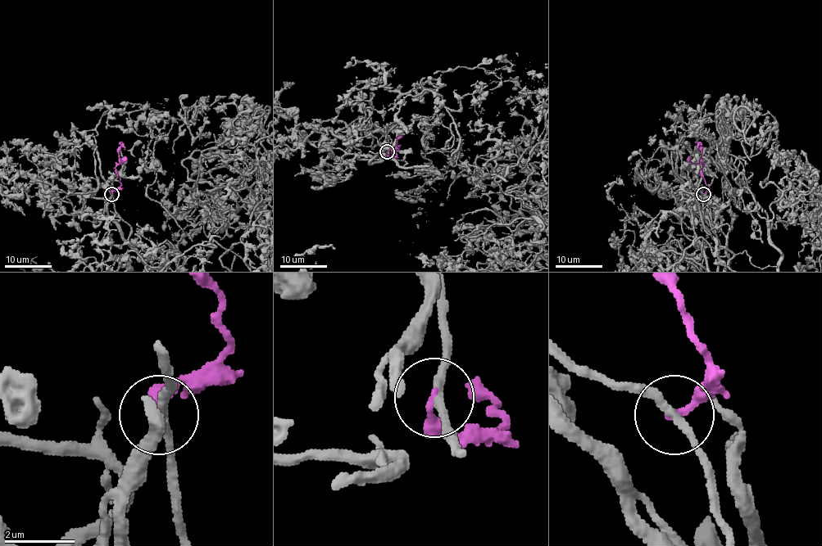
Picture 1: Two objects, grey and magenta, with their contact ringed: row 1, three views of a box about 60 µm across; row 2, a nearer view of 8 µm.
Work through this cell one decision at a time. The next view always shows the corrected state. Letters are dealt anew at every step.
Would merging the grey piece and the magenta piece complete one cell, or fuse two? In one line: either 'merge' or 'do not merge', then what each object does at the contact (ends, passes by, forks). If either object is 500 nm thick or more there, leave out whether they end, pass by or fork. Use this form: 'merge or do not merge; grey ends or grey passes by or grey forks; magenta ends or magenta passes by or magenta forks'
do not merge; grey passes by; magenta ends

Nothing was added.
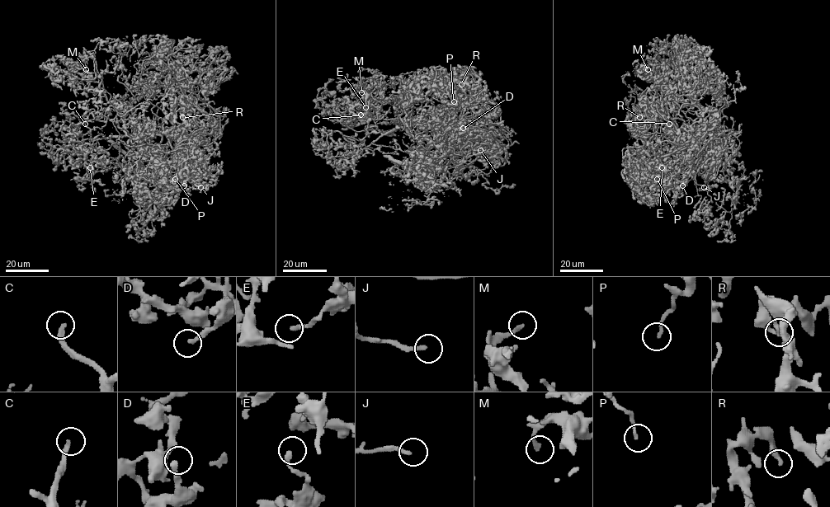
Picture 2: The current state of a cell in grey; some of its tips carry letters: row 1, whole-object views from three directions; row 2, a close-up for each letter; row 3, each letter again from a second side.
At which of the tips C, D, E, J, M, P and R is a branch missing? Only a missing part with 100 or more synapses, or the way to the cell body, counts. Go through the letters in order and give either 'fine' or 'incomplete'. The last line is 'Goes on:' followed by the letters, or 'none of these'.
C: incomplete
D: fine
E: fine
J: incomplete
M: incomplete
P: fine
R: fine
Goes on: C, J, M

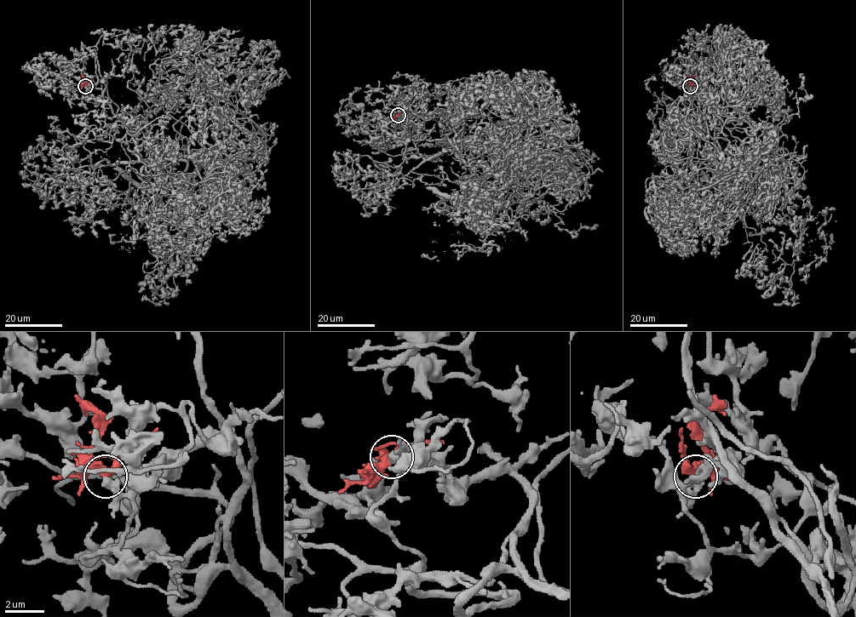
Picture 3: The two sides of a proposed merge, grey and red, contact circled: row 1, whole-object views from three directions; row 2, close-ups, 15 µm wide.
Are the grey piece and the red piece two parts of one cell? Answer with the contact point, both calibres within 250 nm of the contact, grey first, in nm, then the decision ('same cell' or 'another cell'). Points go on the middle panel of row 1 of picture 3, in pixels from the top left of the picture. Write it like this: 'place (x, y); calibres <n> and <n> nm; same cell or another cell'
place (398, 115); calibres 480 and 380 nm; another cell

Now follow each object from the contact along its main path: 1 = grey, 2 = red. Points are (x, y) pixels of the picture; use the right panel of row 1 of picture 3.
1: (690, 86), (715, 151), (674, 211), (739, 214), (772, 294), (797, 244), (800, 272), (833, 234)
2: (690, 86), (692, 74)

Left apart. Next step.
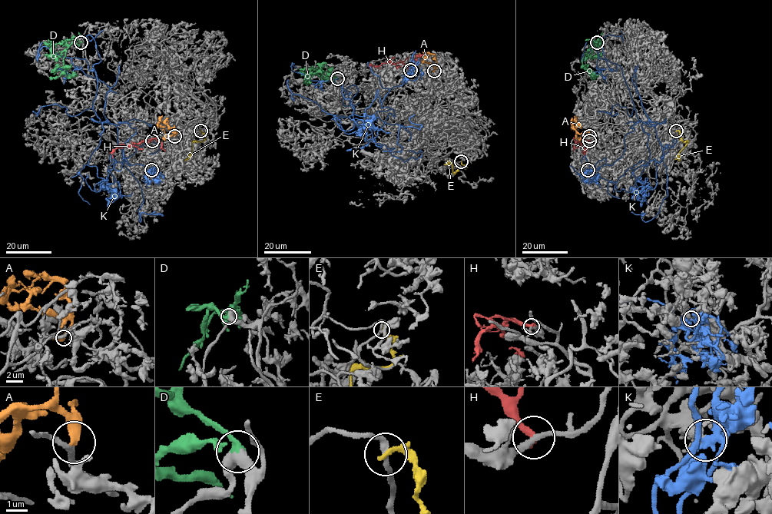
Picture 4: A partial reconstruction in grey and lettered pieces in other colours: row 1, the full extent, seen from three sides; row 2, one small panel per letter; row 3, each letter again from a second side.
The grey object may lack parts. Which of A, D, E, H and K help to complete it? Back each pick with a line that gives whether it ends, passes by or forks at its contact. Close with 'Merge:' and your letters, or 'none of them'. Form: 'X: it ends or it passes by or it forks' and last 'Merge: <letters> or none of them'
A: it ends
D: it ends
Merge: A, D

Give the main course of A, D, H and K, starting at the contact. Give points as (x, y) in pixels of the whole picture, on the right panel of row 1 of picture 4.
A: (589, 136), (587, 132), (579, 134), (572, 127), (576, 121), (580, 125), (578, 127)
D: (597, 42), (591, 41), (582, 64), (594, 77), (598, 76)
H: (589, 140), (583, 139), (581, 141), (581, 145), (584, 144), (585, 158)
K: (588, 170), (641, 121), (663, 152), (645, 191), (644, 122), (586, 42)

